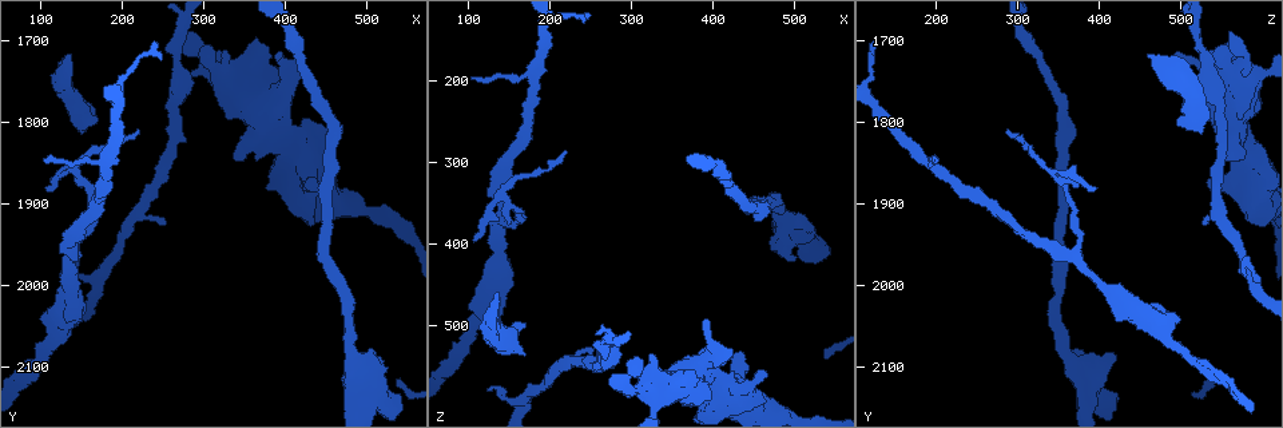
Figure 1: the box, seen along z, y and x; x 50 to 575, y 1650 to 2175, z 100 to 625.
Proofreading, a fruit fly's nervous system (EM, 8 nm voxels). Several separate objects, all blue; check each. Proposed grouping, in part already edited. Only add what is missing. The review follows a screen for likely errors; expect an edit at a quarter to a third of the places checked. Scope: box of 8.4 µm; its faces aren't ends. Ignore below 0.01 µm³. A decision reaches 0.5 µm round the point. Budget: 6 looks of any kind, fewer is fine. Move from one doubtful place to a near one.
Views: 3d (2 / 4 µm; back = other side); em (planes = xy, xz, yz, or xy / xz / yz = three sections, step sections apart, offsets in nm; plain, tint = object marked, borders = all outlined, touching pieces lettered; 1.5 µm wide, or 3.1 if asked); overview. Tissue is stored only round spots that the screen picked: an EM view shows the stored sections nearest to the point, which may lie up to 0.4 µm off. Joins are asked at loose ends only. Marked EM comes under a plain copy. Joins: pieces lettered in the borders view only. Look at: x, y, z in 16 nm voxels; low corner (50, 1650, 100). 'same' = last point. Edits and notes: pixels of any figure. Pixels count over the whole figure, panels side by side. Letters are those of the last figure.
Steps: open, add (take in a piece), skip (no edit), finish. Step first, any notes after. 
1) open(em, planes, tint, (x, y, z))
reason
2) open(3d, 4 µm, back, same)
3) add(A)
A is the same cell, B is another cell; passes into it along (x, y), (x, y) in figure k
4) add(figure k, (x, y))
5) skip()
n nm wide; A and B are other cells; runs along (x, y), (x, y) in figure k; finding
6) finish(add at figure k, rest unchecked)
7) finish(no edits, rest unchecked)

open(em, xz, step 4, tint, (135, 1715, 460))
end of a long branch

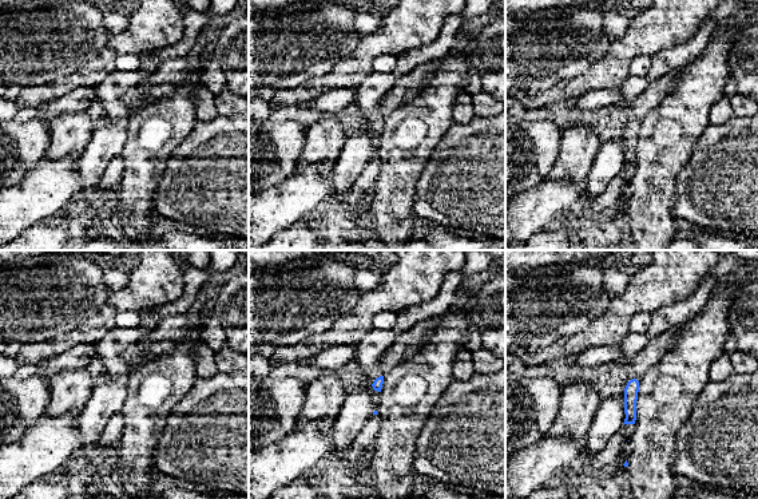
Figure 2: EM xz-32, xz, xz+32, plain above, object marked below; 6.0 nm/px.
open(em, planes, borders, same)

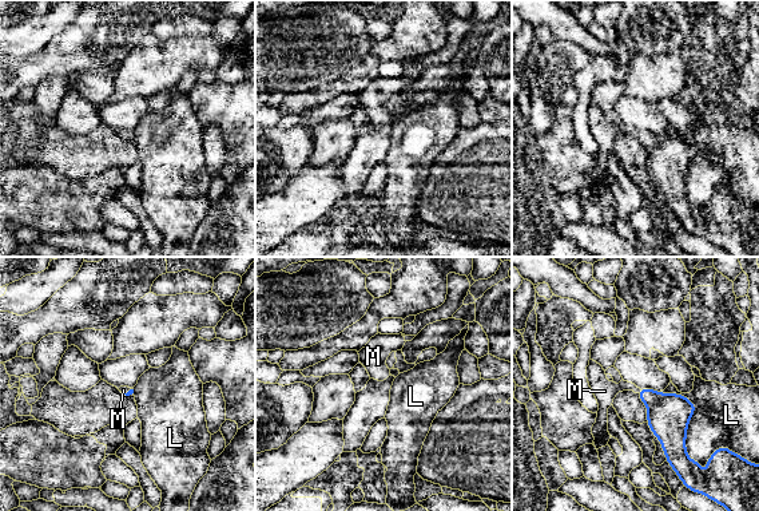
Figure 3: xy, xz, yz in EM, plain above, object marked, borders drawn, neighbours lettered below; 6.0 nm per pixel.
add(M)
M is the same cell, L is another cell; passes into it along (668, 414), (638, 391), (604, 391) in figure 3; the cell continues

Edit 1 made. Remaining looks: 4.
open(3d, 2 µm, (125, 1985, 580))
free end

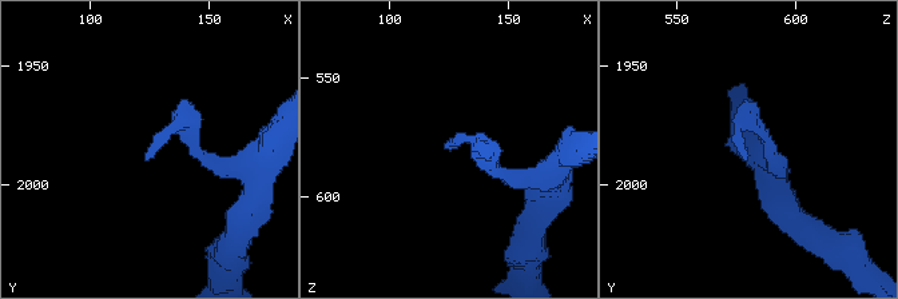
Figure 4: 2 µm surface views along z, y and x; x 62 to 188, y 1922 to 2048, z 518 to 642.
open(em, xz, step 4, borders, (123, 1988, 578))

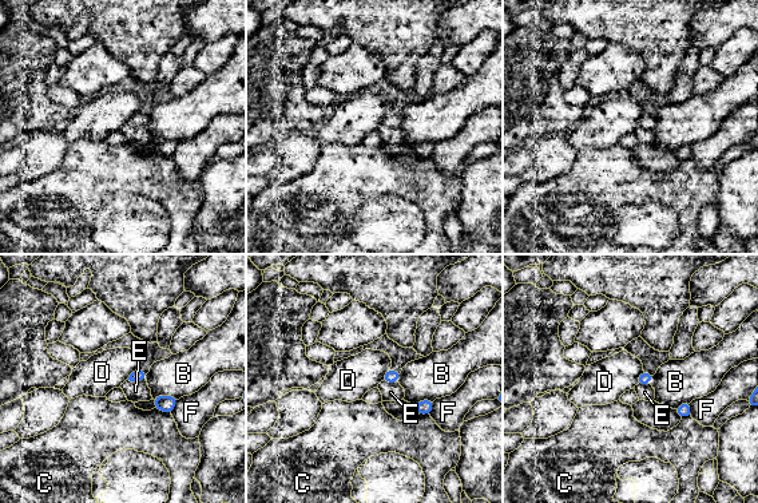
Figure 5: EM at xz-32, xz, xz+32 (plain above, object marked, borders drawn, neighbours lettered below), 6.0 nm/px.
skip()
80 nm wide; B, C, D, E and F are other cells; border along (139, 368), (127, 379) in figure 5; none of them fits

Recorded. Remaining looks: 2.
open(3d, 4 µm, (390, 1720, 490))
free end

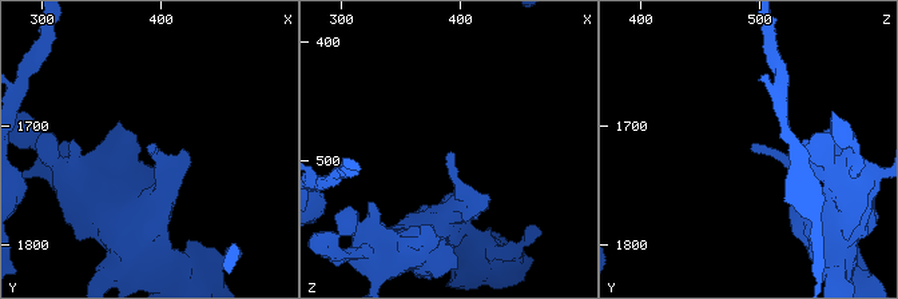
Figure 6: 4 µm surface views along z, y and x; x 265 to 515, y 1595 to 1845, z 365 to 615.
open(em, xz, step 4, borders, (394, 1722, 492))

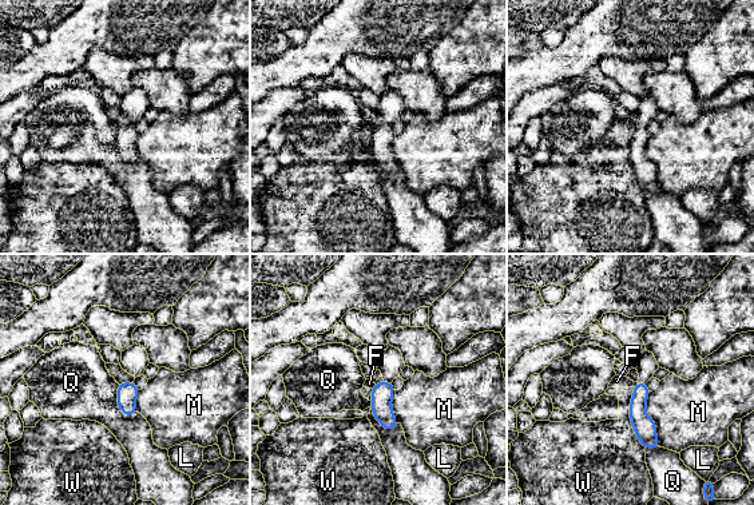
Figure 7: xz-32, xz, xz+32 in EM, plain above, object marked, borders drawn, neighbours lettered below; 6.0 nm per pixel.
skip()
F, L, M, Q and W are other cells; border along (637, 382), (634, 388) in figure 7; no lettered piece goes on from it

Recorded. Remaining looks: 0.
finish(add at figure 3, rest unchecked)

